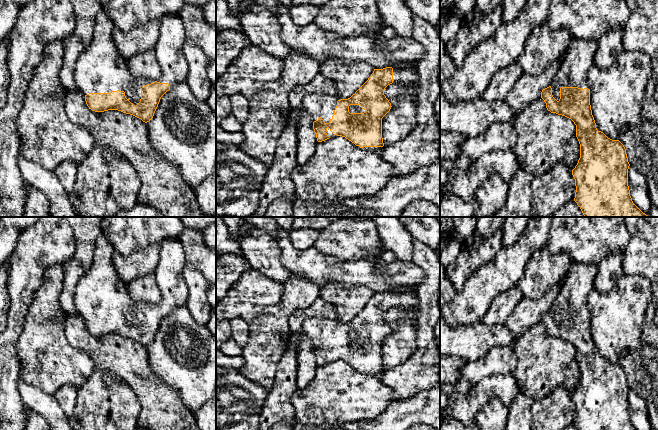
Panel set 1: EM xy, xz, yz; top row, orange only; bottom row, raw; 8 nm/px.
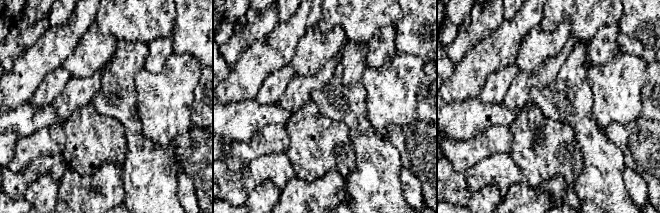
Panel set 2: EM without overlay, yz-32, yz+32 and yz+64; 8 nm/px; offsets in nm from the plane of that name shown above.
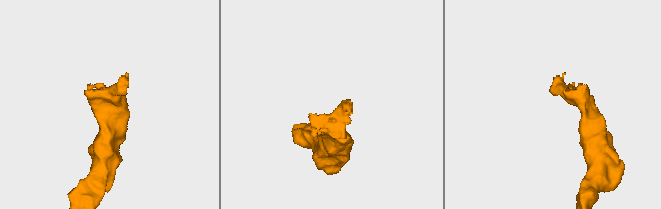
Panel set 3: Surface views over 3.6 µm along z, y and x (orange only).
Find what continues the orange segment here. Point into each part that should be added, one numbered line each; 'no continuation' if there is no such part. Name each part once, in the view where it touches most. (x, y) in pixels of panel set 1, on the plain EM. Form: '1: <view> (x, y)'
1: xy (100, 293)

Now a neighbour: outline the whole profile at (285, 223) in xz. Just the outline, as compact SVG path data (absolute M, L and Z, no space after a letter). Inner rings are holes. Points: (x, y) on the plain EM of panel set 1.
M273 217L273 219L276 221L277 225L280 228L285 229L287 231L291 231L292 224L296 217Z

